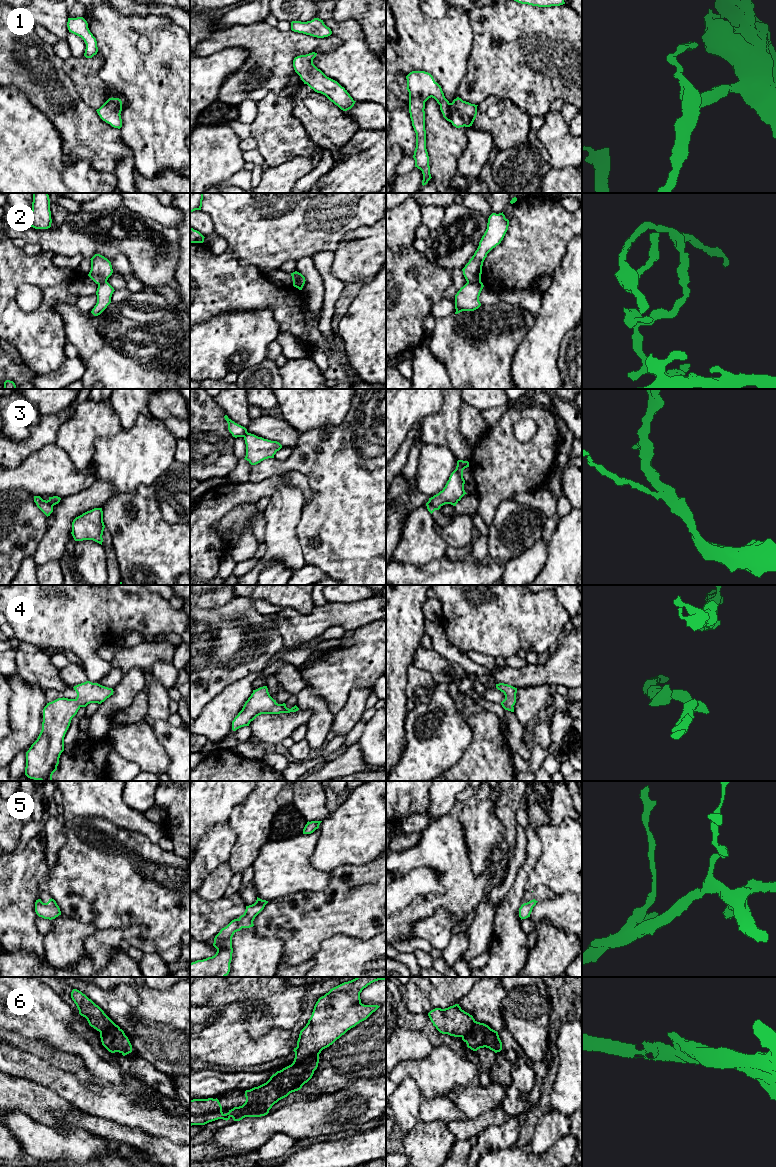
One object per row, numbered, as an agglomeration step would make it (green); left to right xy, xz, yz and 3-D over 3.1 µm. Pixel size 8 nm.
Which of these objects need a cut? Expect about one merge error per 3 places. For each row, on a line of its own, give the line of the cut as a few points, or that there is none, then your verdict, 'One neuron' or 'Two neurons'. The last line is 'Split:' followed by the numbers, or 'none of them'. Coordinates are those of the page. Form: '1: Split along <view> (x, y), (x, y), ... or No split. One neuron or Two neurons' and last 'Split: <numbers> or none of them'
1: No split. One neuron
2: Split along xz (295, 271), (297, 280), (294, 286). Two neurons
3: Split along yz (429, 500), (437, 509). Two neurons
4: No split. One neuron
5: No split. One neuron
6: Split along xz (318, 1054), (312, 1054), (293, 1063). Two neurons
Split: 2, 3, 6

